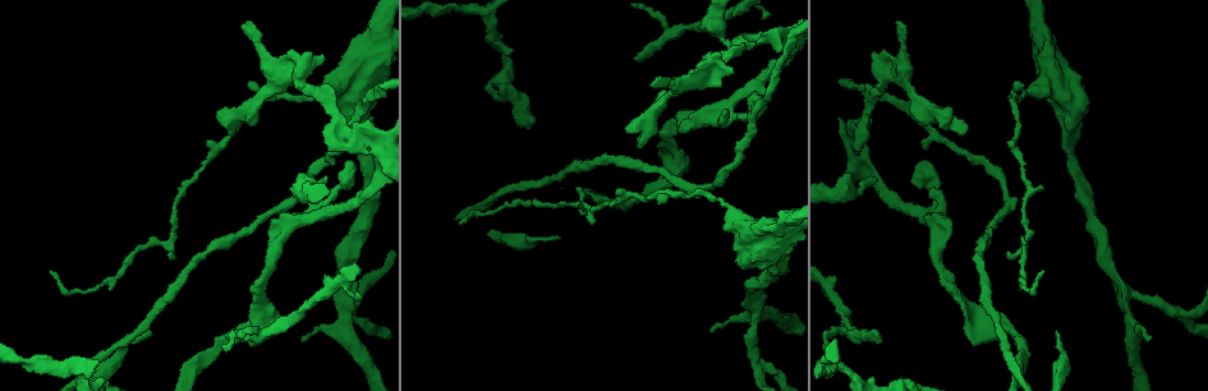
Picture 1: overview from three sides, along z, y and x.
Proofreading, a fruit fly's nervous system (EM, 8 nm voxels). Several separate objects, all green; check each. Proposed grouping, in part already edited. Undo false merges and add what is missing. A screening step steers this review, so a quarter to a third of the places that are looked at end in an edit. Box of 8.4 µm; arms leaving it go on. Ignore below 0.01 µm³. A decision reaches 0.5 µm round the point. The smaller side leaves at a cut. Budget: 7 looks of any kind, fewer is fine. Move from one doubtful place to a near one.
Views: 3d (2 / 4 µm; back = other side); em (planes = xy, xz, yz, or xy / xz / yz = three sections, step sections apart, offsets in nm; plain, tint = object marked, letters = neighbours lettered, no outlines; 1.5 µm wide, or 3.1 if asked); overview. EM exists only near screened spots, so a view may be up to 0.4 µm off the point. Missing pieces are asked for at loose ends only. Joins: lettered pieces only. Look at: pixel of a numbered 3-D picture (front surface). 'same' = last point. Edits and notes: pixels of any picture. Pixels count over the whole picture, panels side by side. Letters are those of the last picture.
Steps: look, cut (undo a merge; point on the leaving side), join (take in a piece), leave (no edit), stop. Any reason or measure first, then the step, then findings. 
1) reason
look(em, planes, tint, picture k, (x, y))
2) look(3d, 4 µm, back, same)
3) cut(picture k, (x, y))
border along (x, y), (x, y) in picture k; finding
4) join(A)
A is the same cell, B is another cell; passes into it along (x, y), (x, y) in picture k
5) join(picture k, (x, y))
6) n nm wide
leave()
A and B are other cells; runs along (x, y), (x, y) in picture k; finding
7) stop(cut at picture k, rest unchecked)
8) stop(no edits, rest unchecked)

two arms in line, one across
look(3d, 4 µm, picture 1, (1127, 291))

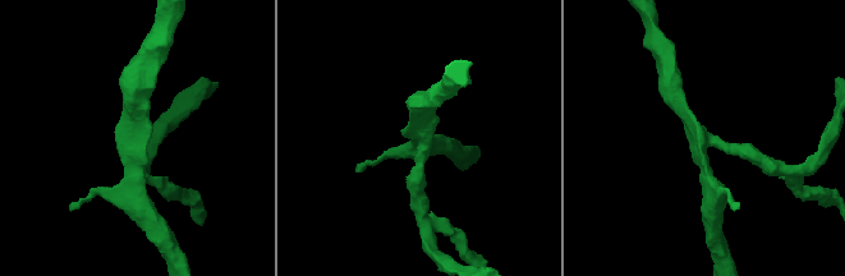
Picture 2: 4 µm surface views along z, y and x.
3 arms; arms of 220, 240, 280 nm
look(em, planes, tint, picture 2, (138, 136))

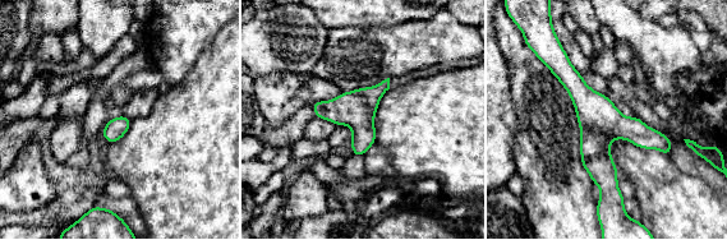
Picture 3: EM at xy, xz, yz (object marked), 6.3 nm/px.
what lies round it
look(em, planes, letters, same)

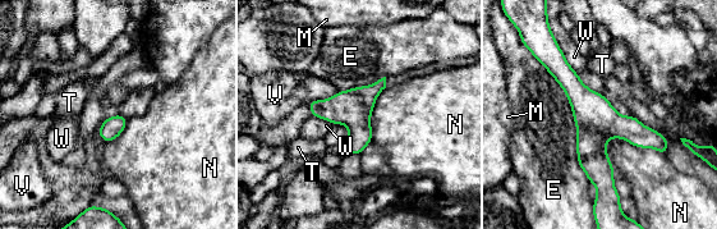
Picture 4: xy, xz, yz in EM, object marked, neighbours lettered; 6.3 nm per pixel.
140 nm wide
leave()
E, M, N, T, V and W are other cells; runs along (560, 55), (611, 193) in picture 4; continuous, no second neuron

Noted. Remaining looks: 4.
an open end
look(em, planes, letters, picture 1, (325, 180))

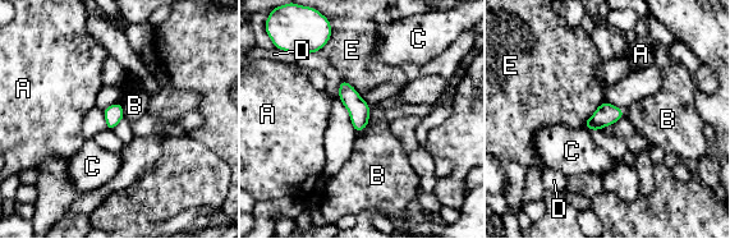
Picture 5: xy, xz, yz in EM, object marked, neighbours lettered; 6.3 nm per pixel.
leave()
A, B, C, D and E are other cells; border along (120, 102), (124, 116) in picture 5; none of them fits

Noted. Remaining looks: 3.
tapers out
look(em, planes, letters, picture 1, (636, 60))

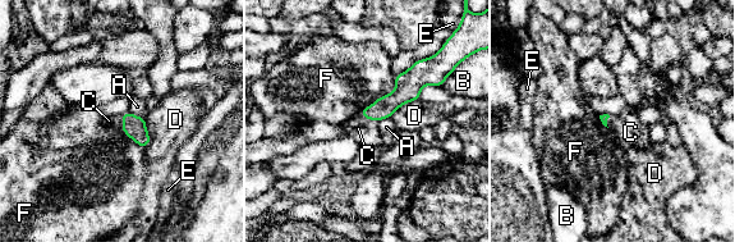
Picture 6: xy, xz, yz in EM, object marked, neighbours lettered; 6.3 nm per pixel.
join(picture 6, (366, 132))
C is the same cell, A, B, D, E and F are other cells; passes into it along (384, 108), (368, 119), (366, 132) in picture 6; it goes on there

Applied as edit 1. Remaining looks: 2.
stop(join at picture 6, rest unchecked)

